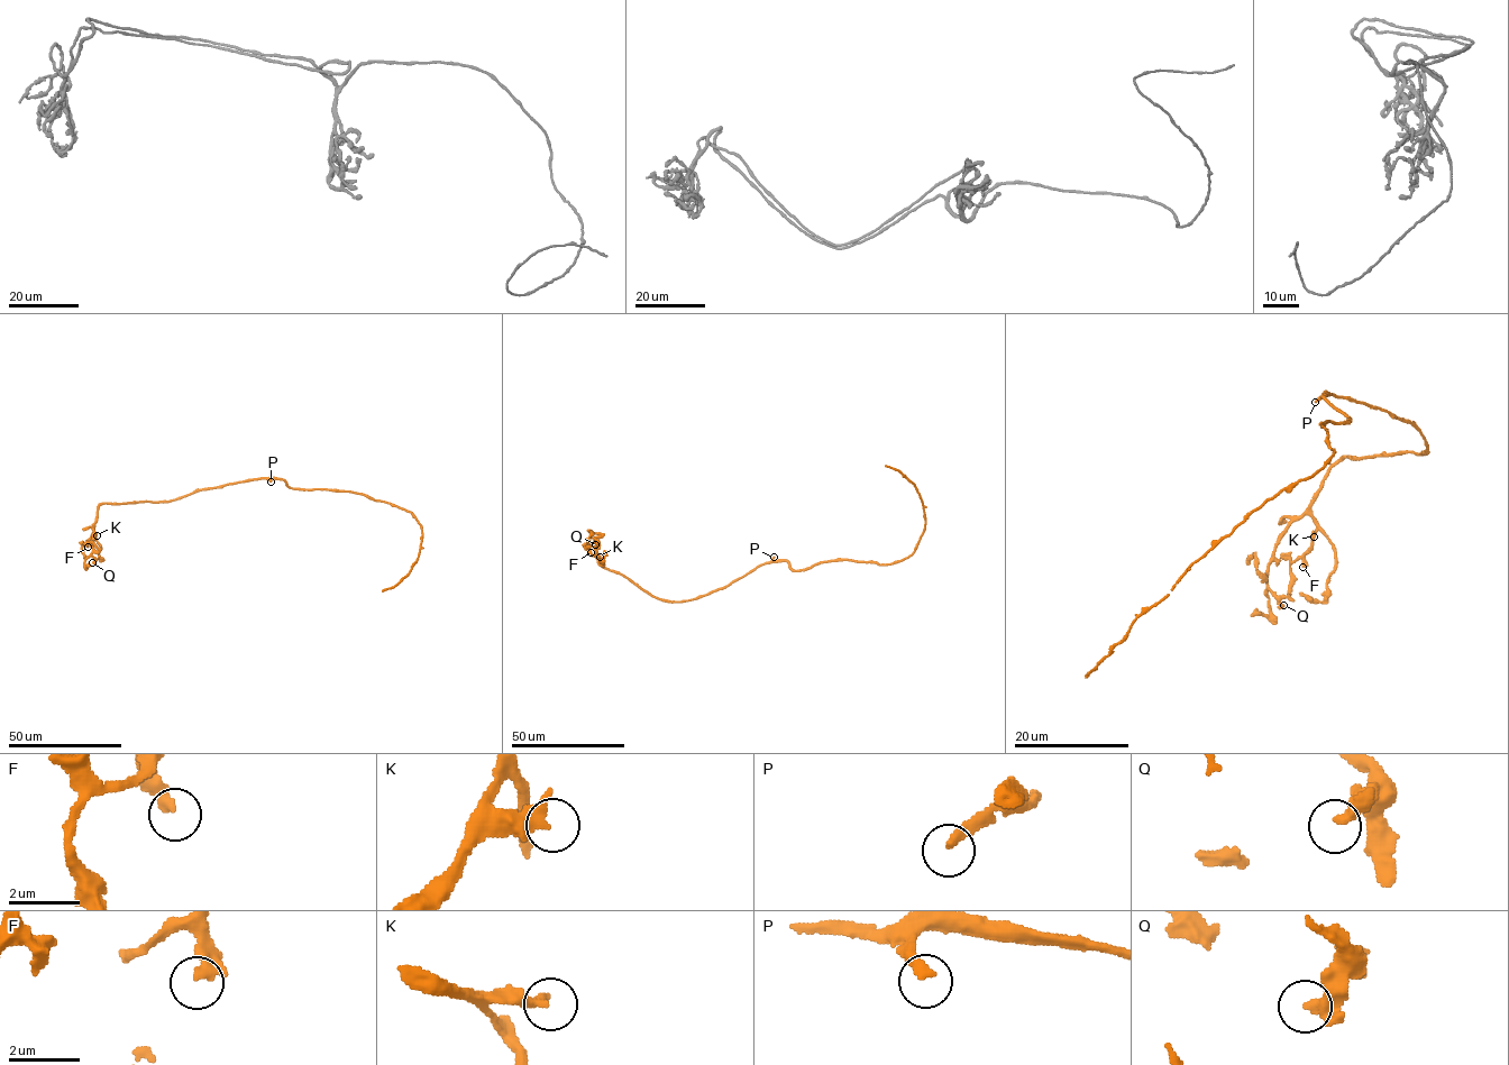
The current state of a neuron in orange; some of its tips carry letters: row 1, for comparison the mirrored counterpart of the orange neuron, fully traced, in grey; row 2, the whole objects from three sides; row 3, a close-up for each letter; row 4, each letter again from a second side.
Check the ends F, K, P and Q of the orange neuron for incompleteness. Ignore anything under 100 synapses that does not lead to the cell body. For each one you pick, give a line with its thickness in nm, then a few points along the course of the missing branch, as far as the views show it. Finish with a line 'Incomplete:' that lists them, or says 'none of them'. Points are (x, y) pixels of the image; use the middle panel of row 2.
P: 320 nm thick; missing branch runs (774, 557), (779, 553), (779, 562), (784, 556), (796, 552), (789, 551), (779, 561)
Incomplete: P

